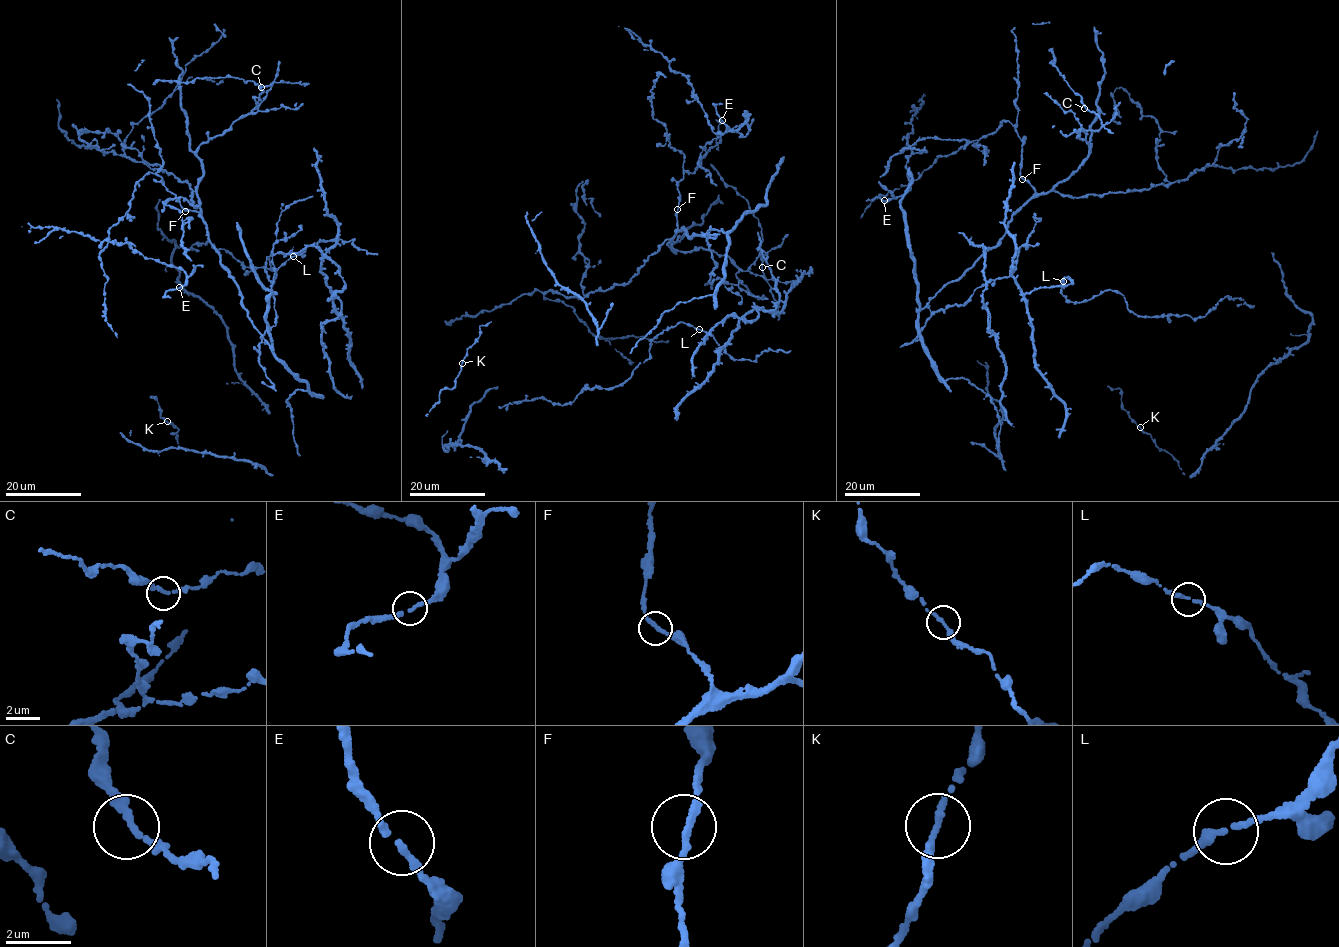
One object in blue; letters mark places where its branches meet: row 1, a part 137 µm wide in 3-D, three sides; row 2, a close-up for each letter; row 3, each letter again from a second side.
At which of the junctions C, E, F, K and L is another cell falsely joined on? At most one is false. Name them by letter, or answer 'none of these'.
none of these

